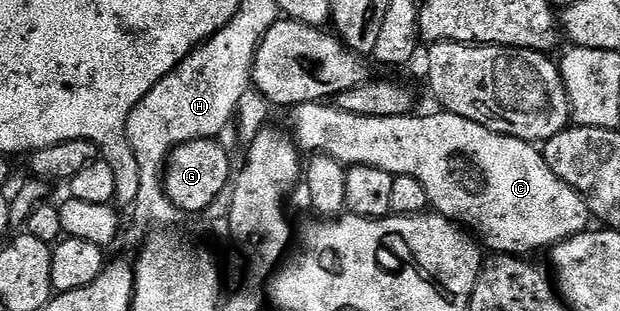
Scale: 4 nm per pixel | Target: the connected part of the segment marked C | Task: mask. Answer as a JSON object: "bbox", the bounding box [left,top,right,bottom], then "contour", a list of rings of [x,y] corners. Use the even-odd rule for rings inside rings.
{"bbox":[290,102,592,254],"contour":[[[327,102],[300,104],[290,116],[293,139],[304,153],[331,156],[346,166],[373,166],[391,176],[417,178],[425,186],[428,205],[438,215],[474,234],[484,245],[487,243],[492,253],[531,254],[527,252],[538,248],[550,250],[563,240],[588,231],[587,223],[592,223],[592,214],[581,194],[549,170],[542,151],[534,143],[502,136],[477,122],[469,122],[469,118],[442,110],[435,110],[432,116],[365,118],[361,114],[345,114],[345,110]]]}

